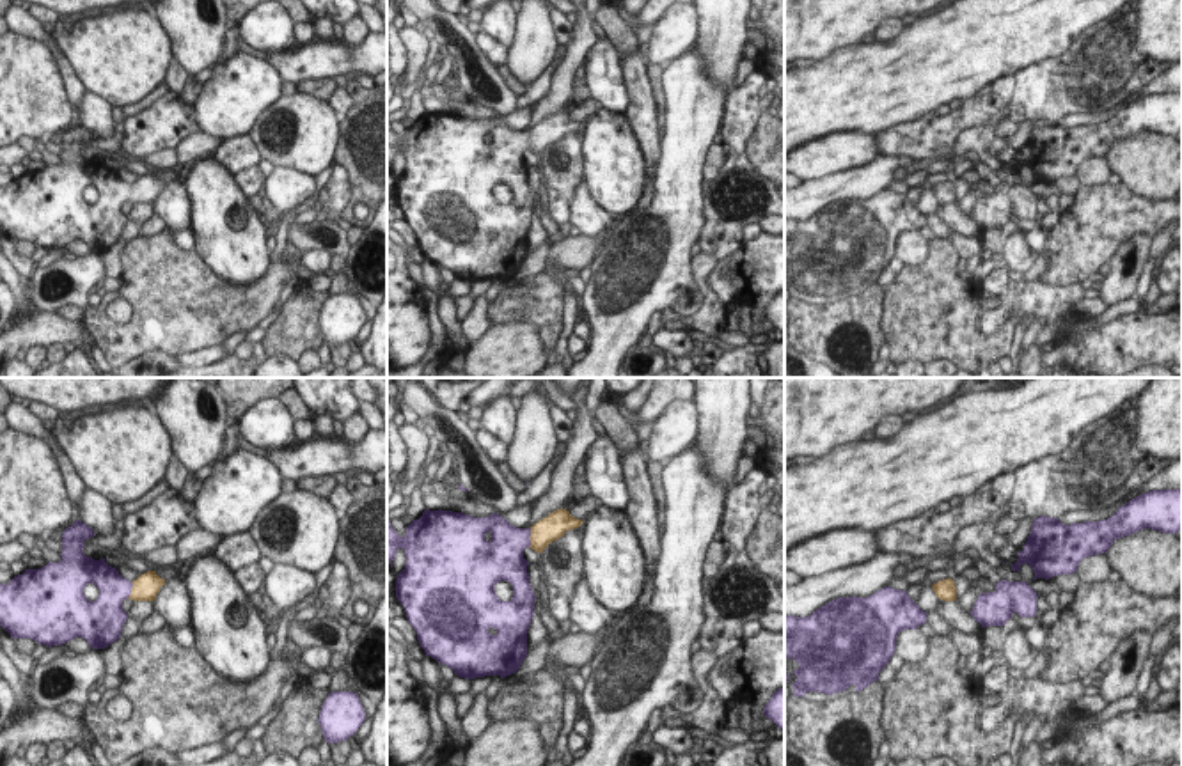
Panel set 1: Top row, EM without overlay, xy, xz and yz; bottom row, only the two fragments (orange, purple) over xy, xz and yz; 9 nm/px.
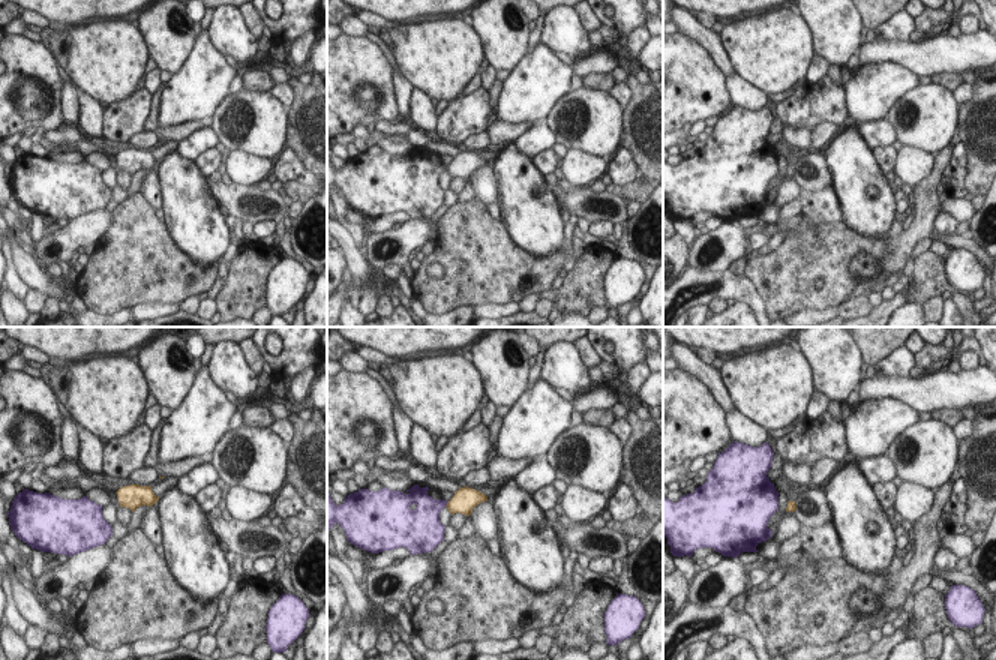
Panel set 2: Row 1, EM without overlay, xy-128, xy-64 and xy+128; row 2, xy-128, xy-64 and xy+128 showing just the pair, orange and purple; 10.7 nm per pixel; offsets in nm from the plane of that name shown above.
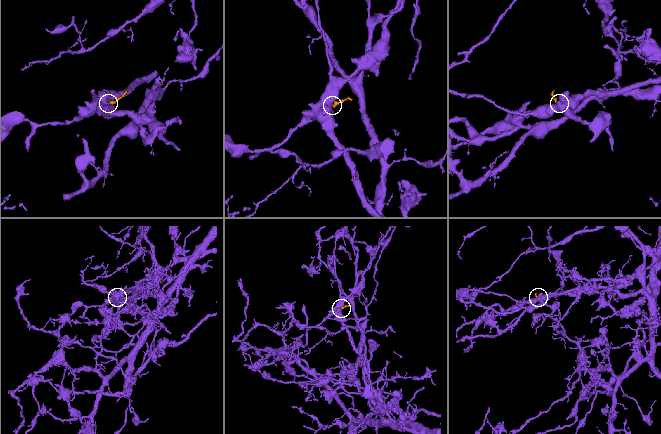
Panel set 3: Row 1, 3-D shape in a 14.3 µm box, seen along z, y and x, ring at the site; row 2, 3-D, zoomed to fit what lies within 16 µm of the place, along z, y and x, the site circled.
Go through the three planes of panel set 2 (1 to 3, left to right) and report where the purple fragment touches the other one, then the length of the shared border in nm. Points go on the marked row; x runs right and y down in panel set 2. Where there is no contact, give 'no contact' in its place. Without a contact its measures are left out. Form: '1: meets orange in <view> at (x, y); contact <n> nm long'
1: no contact
2: meets orange in xy-64 at (447, 504); contact 80 nm long
3: no contact

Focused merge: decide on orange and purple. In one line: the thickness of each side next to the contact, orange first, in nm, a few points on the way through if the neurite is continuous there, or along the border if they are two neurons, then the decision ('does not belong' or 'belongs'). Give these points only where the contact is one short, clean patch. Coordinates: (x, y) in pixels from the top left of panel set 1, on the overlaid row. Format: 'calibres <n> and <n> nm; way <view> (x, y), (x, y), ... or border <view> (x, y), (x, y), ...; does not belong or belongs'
calibres 240 and 320 nm; way xz (552, 527), (538, 538), (529, 538), (515, 539), (506, 548); belongs

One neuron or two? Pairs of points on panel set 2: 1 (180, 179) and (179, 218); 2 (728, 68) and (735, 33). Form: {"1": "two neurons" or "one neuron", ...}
{"1": "one neuron", "2": "two neurons"}

